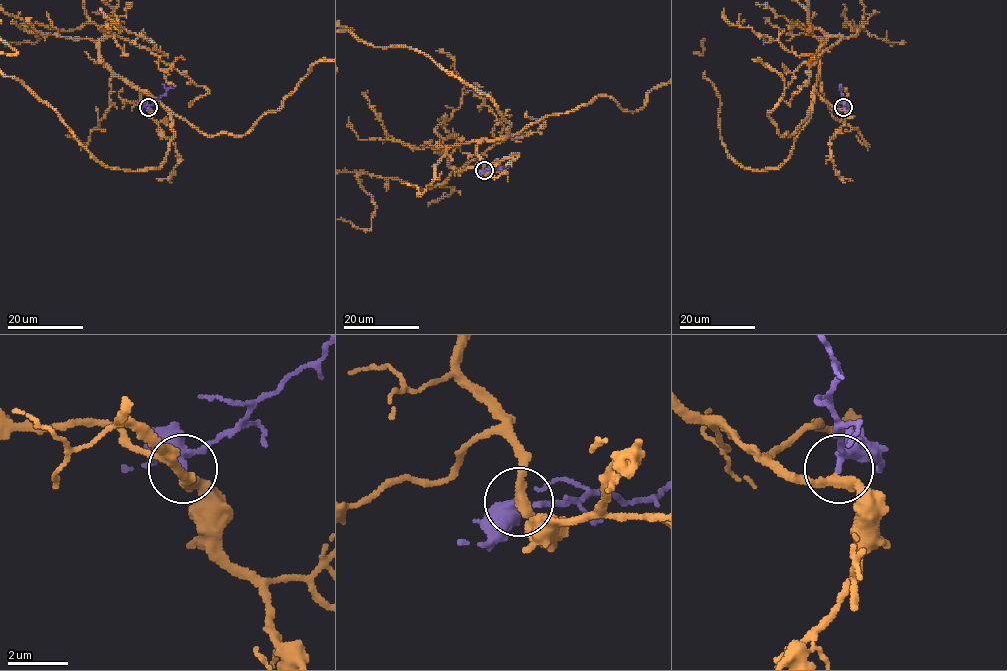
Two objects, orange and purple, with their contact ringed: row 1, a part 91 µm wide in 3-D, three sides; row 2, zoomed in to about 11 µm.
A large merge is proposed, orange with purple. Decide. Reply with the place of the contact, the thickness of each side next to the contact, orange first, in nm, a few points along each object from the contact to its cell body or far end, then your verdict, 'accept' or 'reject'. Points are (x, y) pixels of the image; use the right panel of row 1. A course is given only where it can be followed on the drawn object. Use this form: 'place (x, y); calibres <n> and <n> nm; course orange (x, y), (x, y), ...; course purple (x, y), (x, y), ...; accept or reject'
place (843, 107); calibres 320 and 340 nm; course purple (843, 107), (840, 87); accept

